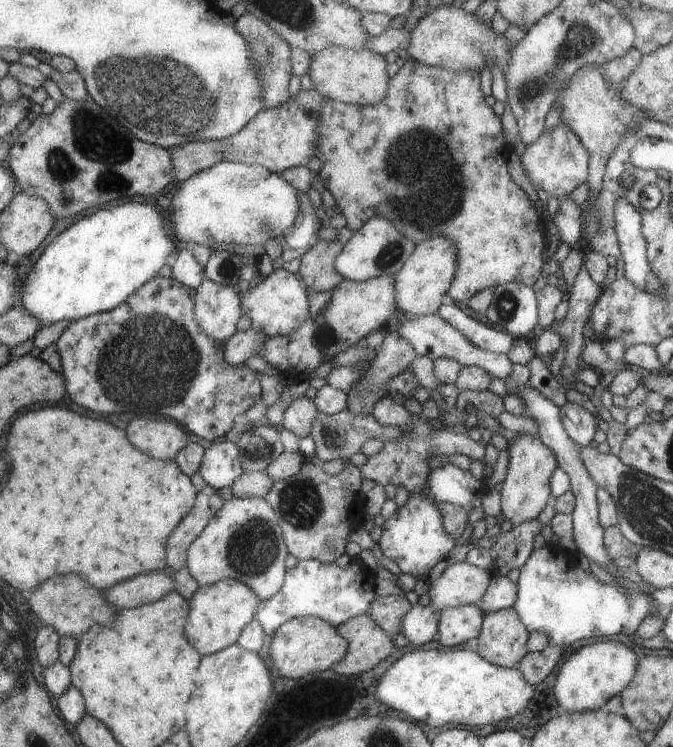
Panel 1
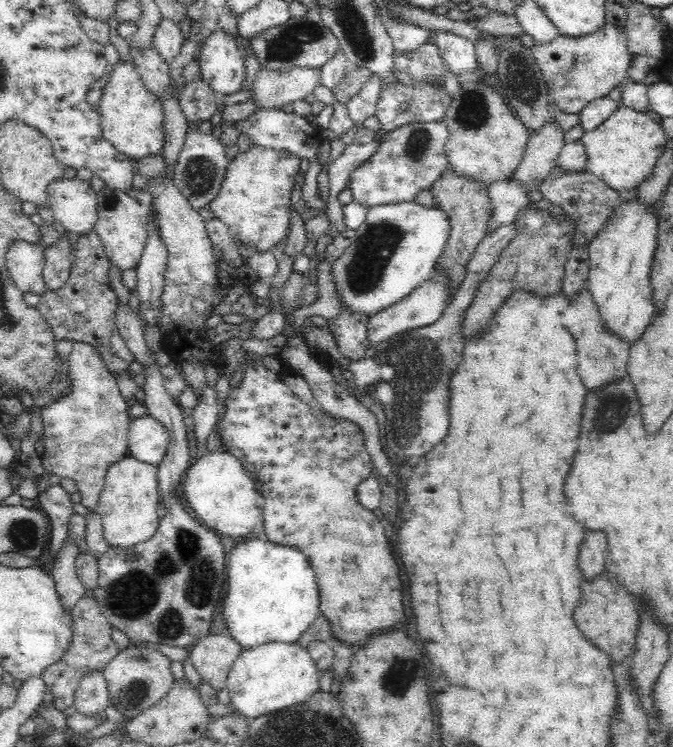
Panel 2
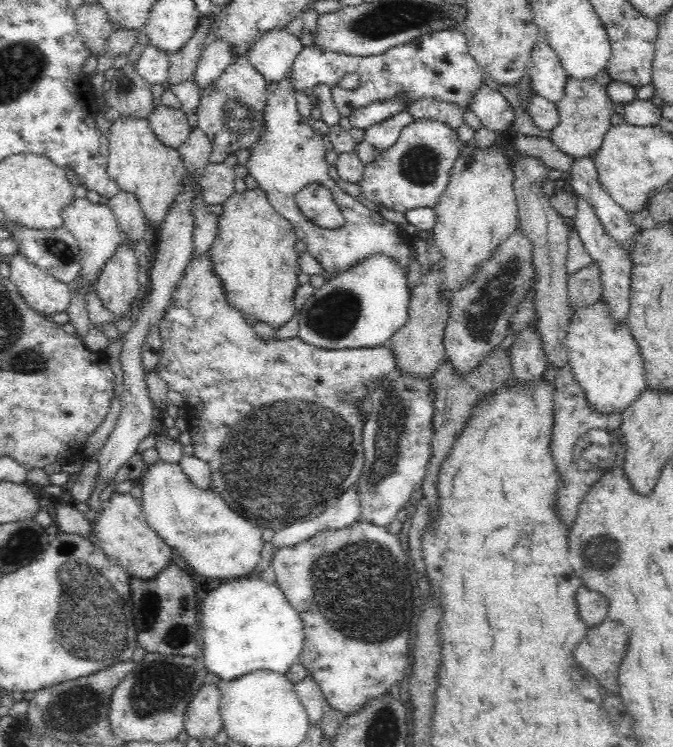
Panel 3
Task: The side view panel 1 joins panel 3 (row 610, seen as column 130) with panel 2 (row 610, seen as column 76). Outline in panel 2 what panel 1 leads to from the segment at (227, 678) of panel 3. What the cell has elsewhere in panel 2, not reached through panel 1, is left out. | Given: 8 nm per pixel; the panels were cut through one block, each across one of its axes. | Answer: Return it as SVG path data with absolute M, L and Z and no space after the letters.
M248 540L229 552L227 590L222 617L226 629L242 649L254 649L270 641L296 644L302 633L322 615L319 589L305 553L291 545Z

